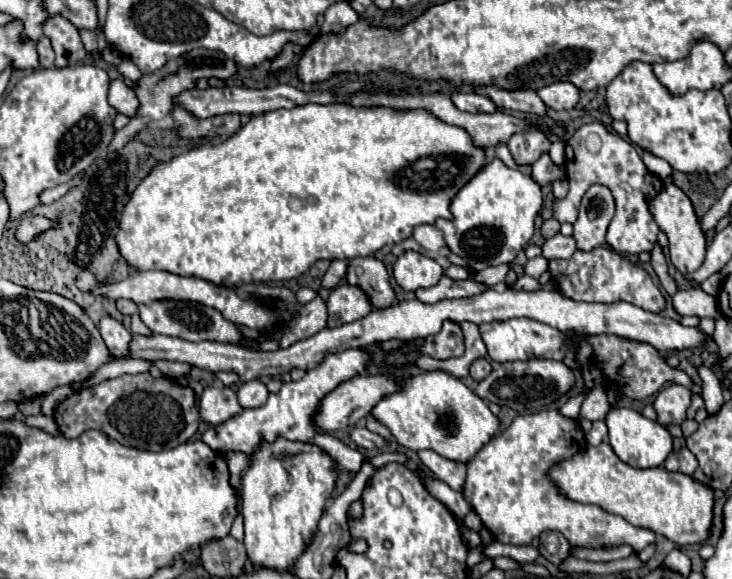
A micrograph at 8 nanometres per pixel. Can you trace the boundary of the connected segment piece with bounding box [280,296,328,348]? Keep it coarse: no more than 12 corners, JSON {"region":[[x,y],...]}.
{"region":[[316,296],[300,310],[280,348],[320,332],[328,322],[326,300]]}

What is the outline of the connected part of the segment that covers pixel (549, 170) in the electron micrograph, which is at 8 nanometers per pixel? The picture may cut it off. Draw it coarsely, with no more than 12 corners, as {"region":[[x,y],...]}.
{"region":[[548,154],[532,164],[532,178],[540,184],[562,180],[564,172]]}

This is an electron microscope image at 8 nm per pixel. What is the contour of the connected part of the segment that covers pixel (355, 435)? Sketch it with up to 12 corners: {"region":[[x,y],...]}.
{"region":[[364,426],[352,428],[352,438],[360,448],[382,448],[382,436]]}

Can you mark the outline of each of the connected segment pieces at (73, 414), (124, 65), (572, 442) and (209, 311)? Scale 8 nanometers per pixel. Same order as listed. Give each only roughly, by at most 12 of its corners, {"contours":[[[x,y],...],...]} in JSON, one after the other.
{"contours":[[[124,374],[80,388],[54,420],[172,450],[198,430],[194,392]],[[124,58],[118,64],[118,70],[130,78],[138,80],[142,74],[132,64],[132,60]],[[518,416],[466,466],[464,498],[504,544],[558,530],[570,546],[636,552],[654,532],[566,498],[548,470],[604,418]],[[198,302],[140,304],[154,332],[240,344],[242,330]]]}

